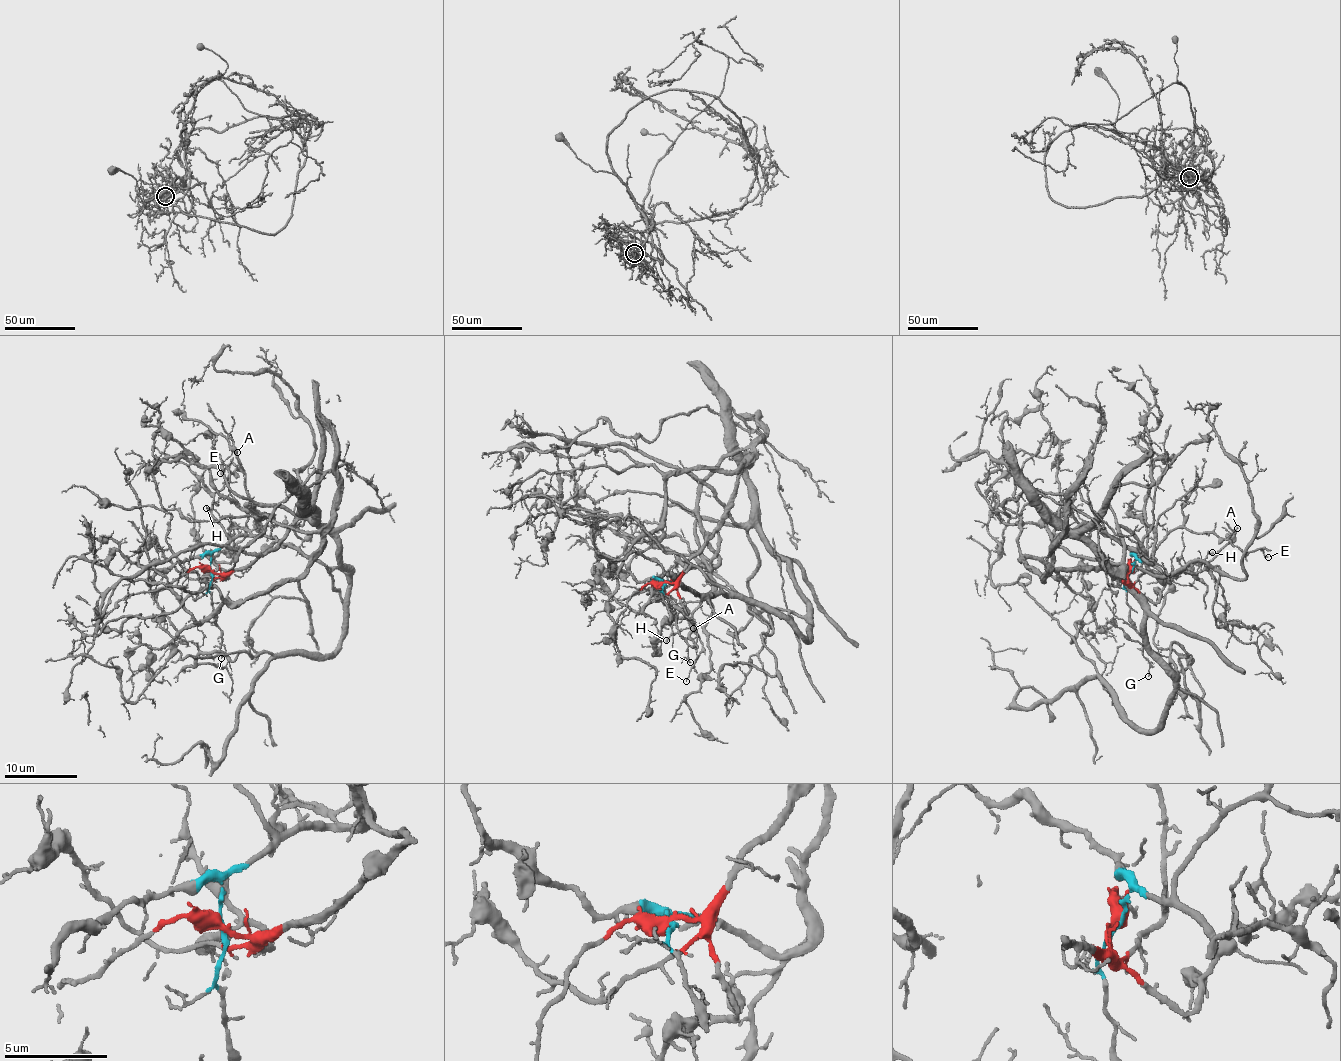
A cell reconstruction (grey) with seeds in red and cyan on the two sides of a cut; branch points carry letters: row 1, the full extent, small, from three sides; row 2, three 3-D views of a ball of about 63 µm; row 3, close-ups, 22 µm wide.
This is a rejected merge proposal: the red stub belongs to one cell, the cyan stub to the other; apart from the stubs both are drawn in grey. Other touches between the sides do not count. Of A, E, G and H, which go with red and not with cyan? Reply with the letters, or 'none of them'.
none of them

